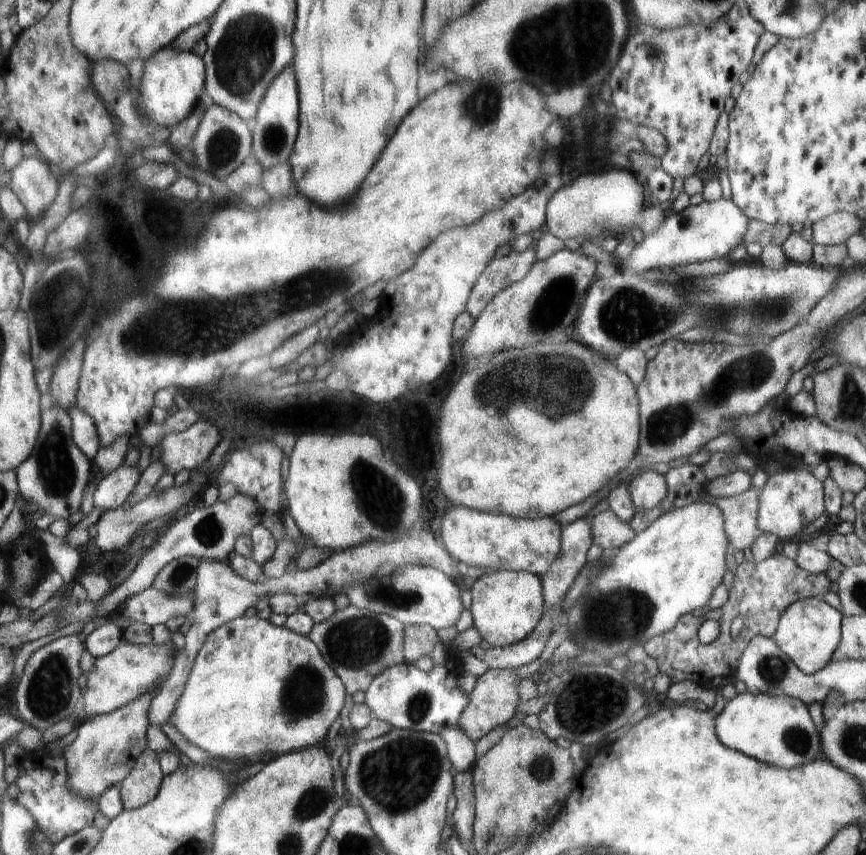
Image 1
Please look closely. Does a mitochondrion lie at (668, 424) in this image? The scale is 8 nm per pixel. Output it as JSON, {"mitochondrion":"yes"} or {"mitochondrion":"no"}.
{"mitochondrion":"yes"}

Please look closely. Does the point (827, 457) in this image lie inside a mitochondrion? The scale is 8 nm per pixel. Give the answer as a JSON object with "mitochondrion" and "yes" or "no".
{"mitochondrion":"no"}

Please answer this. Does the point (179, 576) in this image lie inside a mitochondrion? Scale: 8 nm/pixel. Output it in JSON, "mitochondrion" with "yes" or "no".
{"mitochondrion":"yes"}

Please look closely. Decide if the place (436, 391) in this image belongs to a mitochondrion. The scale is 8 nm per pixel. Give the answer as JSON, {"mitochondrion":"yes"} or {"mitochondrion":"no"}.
{"mitochondrion":"no"}

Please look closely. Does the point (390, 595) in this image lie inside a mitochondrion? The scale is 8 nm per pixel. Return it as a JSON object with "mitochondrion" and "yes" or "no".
{"mitochondrion":"yes"}

